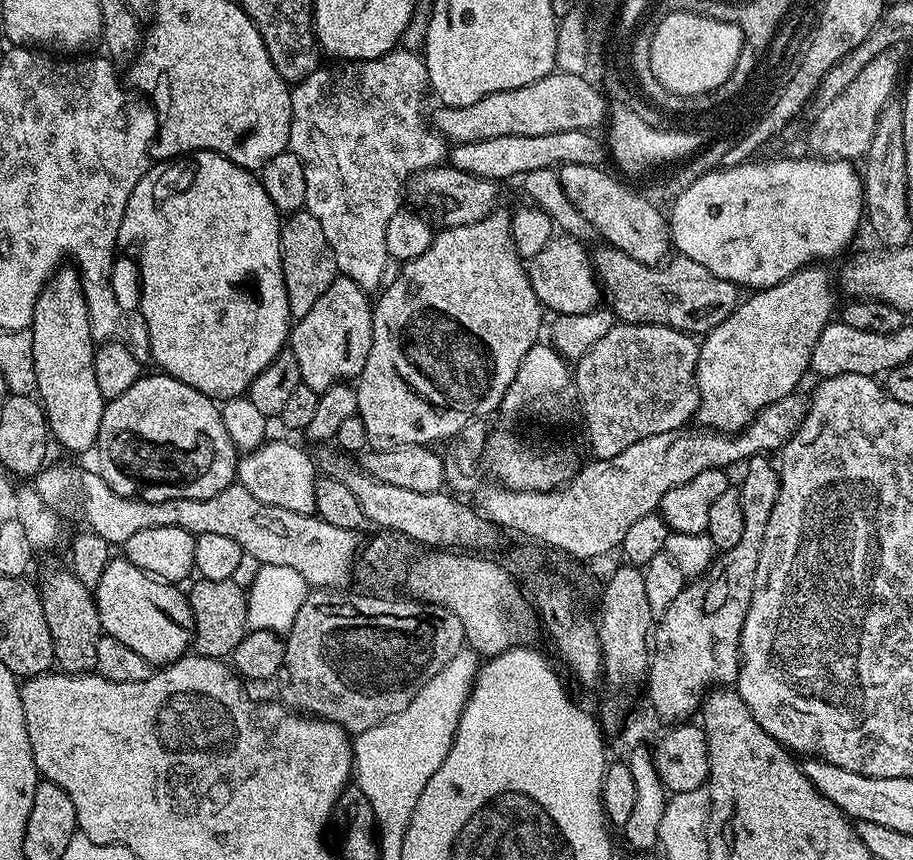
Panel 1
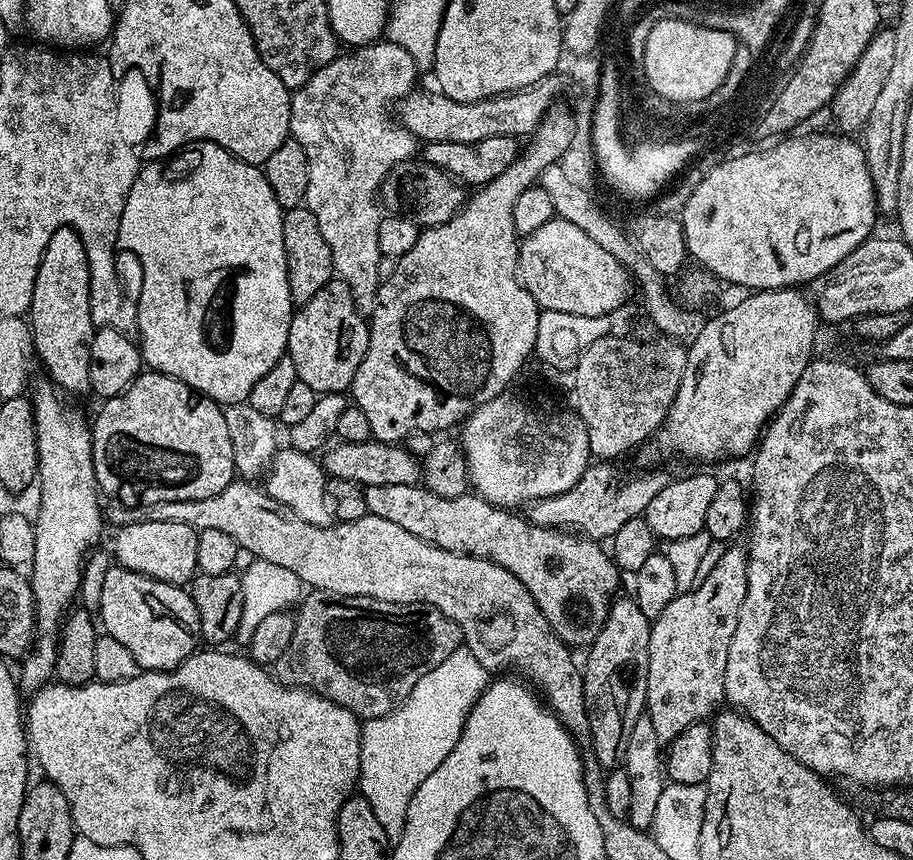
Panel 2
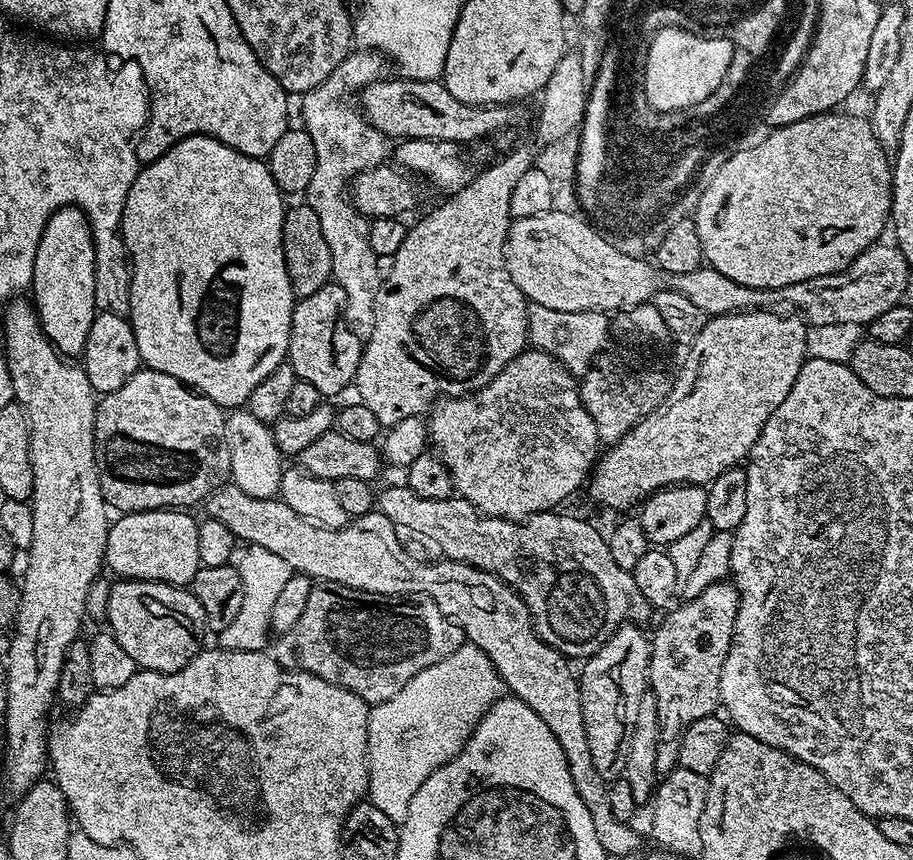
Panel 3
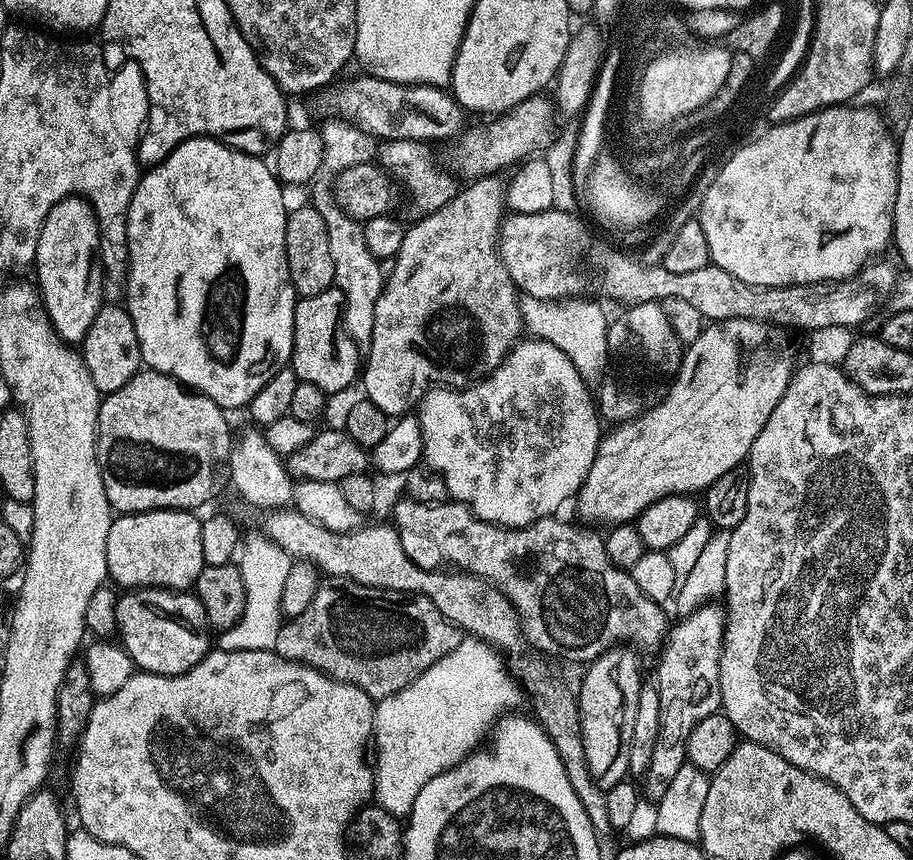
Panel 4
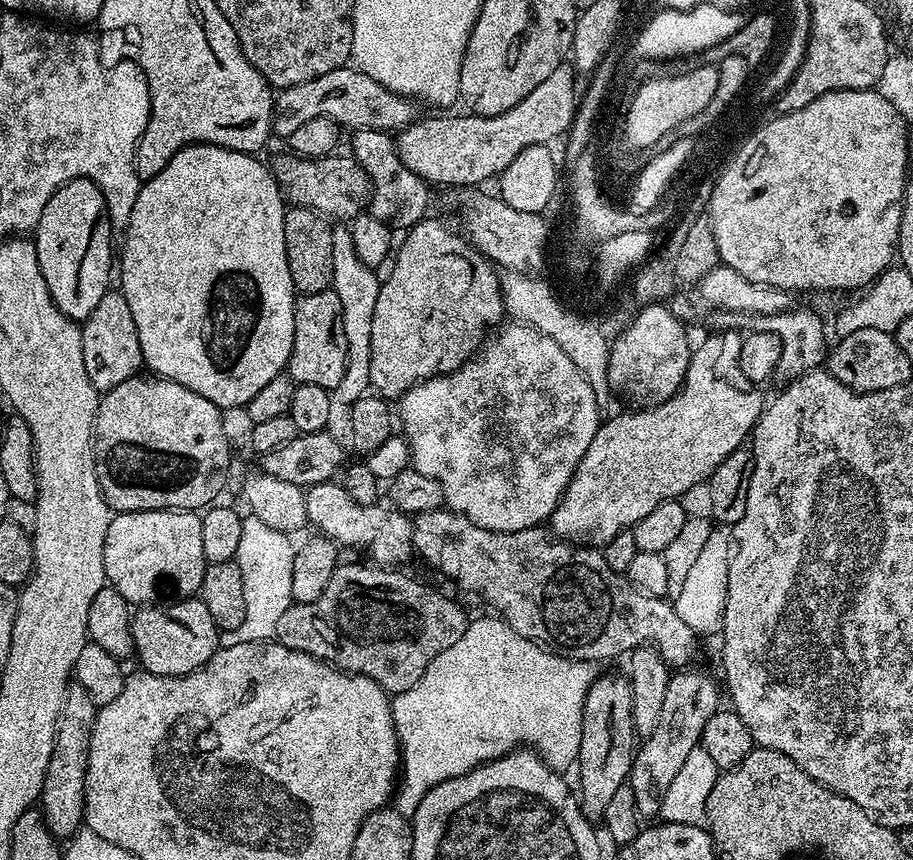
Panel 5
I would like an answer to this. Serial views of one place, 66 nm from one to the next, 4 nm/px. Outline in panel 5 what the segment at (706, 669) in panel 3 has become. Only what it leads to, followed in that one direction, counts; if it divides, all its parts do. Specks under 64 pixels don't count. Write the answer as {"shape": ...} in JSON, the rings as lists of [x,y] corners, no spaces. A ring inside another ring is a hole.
{"shape":[[[680,670],[669,679],[666,686],[666,698],[662,702],[662,714],[658,714],[658,726],[654,726],[654,734],[643,741],[644,744],[635,749],[632,757],[632,769],[628,775],[628,785],[634,790],[634,798],[638,802],[641,817],[659,817],[660,807],[666,798],[666,790],[682,770],[690,750],[700,744],[700,735],[704,732],[706,722],[718,710],[716,704],[720,700],[720,692],[716,684],[704,672]]]}

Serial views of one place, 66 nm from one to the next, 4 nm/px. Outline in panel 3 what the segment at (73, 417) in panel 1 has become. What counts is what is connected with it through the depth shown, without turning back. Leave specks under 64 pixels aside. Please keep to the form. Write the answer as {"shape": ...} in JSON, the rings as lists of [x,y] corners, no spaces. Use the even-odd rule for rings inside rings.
{"shape":[[[75,206],[59,208],[59,210],[46,222],[46,226],[42,230],[42,238],[38,242],[38,254],[34,258],[34,274],[32,275],[30,292],[33,292],[33,294],[36,295],[34,307],[36,309],[38,322],[44,327],[44,335],[49,342],[52,343],[53,348],[65,358],[83,357],[86,334],[90,334],[90,326],[94,322],[98,309],[96,307],[96,241],[92,238],[92,227],[88,224],[88,217],[84,215],[84,212],[80,208]]]}

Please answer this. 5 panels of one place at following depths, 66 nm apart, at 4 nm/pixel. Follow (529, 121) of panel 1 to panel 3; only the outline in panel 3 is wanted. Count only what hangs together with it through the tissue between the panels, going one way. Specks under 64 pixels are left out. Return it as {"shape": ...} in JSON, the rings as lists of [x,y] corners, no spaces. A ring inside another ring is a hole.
{"shape":[[[381,78],[367,84],[359,93],[358,104],[365,118],[384,136],[397,141],[426,138],[427,140],[453,140],[468,145],[470,140],[492,136],[512,120],[512,108],[503,104],[463,104],[446,90],[440,80],[410,80]]]}

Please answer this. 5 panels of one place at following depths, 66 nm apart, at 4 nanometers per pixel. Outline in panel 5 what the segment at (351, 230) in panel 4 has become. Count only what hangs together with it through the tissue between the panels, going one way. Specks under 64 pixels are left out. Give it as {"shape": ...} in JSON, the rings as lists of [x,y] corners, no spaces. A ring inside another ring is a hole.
{"shape":[[[336,226],[332,229],[334,238],[334,274],[331,291],[338,294],[342,302],[342,331],[346,334],[346,370],[342,382],[334,389],[334,396],[344,406],[351,406],[356,400],[369,395],[372,388],[370,378],[370,326],[374,326],[374,306],[378,303],[380,282],[373,269],[354,254],[354,238],[350,238],[347,226]]]}

